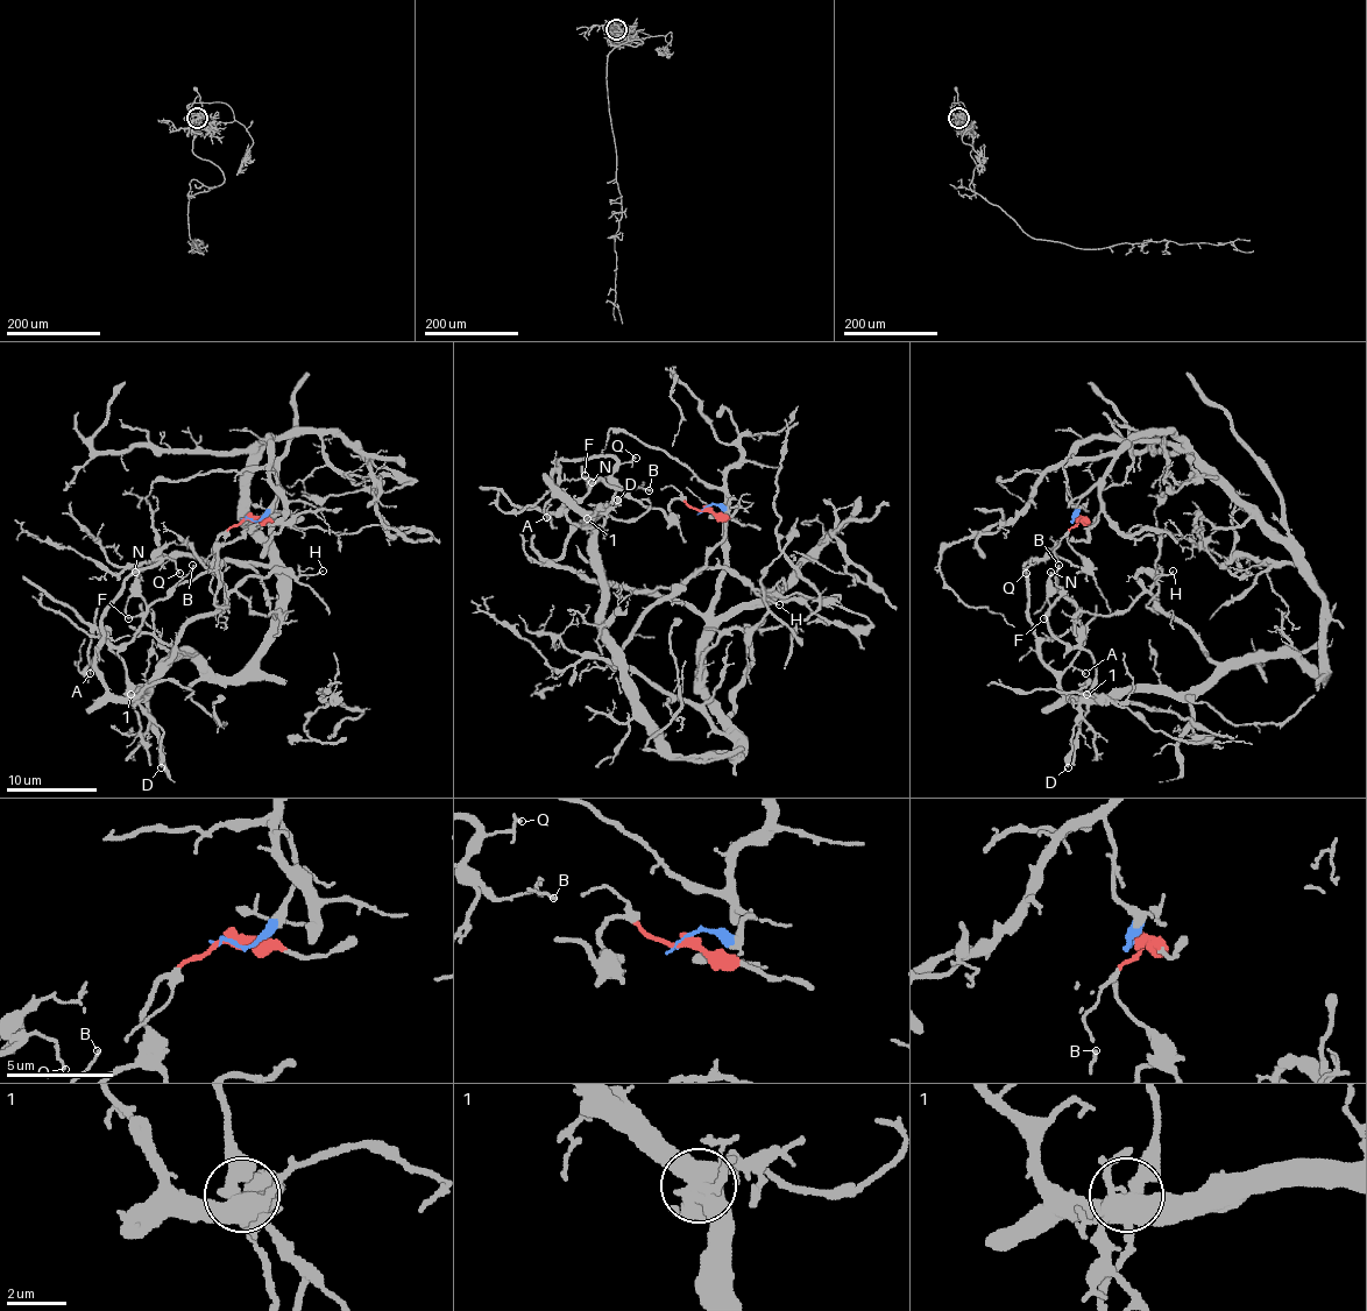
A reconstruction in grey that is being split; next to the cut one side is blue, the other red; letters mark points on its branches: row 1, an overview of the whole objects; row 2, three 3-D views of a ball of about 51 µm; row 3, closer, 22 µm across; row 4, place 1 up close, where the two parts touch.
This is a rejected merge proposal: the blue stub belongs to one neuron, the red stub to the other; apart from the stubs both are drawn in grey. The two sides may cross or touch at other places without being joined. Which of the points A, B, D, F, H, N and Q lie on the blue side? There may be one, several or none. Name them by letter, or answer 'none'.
A, D, H, Q

